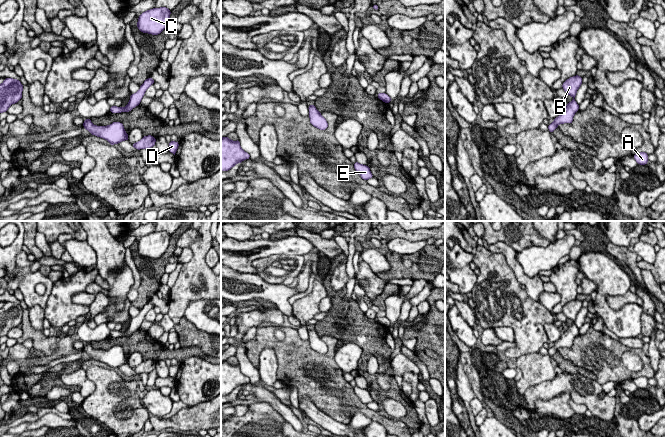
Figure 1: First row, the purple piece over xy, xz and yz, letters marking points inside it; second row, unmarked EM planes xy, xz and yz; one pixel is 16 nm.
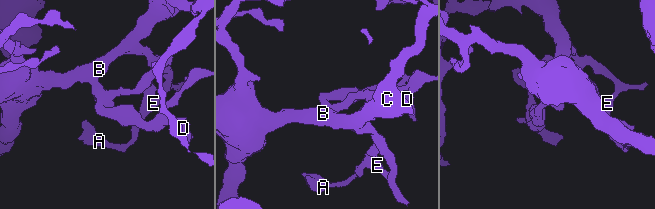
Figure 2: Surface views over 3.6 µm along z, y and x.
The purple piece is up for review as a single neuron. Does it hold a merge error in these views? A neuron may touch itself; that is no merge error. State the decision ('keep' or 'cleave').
keep

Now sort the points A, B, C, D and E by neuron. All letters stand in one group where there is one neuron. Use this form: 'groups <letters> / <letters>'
groups A B C D E

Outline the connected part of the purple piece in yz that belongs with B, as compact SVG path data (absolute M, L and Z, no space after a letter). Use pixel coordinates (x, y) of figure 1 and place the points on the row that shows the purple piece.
M578 75L570 77L563 83L562 88L567 93L567 95L573 97L573 100L569 102L567 106L563 107L560 115L556 117L550 125L548 125L548 130L551 133L553 133L553 131L558 127L559 124L571 124L573 122L574 114L579 110L579 105L574 98L576 96L578 88L582 83L582 77Z

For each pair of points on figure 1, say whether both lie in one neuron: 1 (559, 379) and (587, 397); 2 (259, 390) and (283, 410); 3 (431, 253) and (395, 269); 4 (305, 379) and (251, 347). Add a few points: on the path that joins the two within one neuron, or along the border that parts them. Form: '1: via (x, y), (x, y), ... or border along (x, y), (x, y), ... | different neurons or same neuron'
1: via (566, 382), (574, 390), (580, 390) | same neuron
2: via (265, 395), (277, 404) | same neuron
3: via (422, 262), (413, 271), (404, 271) | same neuron
4: via (295, 364), (274, 343), (266, 343) | same neuron

